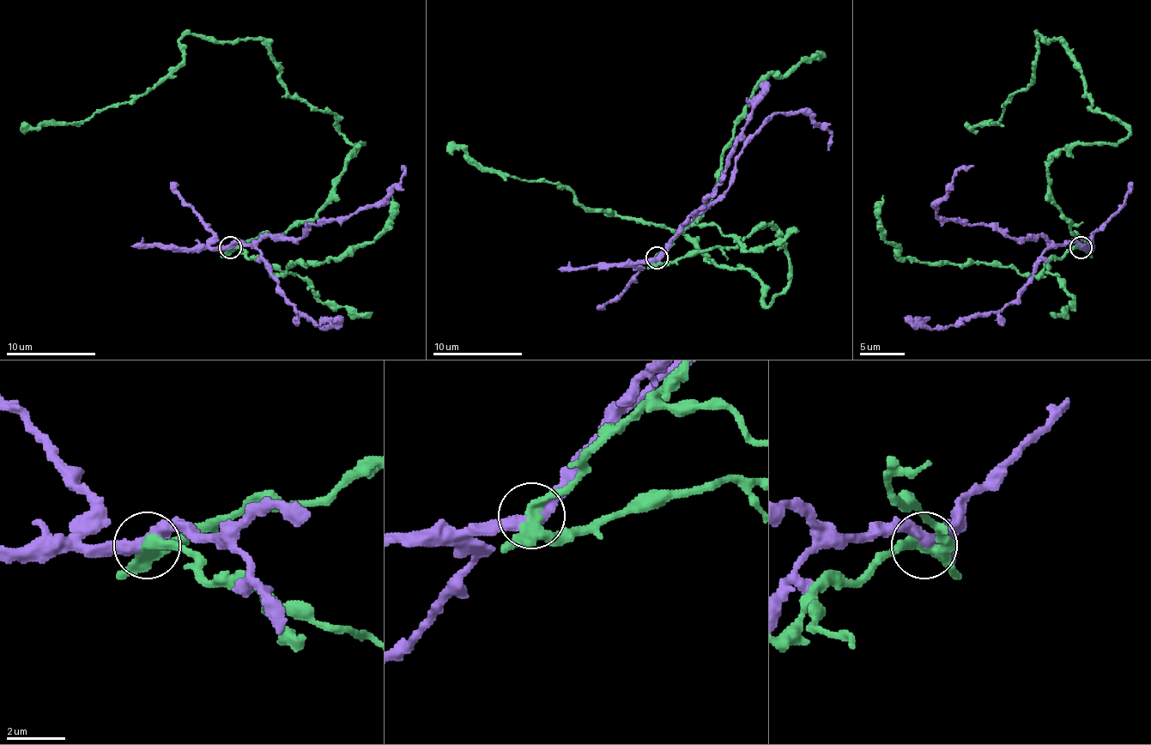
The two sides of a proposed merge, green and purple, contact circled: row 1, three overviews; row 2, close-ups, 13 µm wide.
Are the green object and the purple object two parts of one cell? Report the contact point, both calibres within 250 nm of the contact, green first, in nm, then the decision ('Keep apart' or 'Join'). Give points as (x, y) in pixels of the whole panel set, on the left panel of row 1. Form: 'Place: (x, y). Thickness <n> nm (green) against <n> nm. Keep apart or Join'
Place: (230, 247). Thickness 360 nm (green) against 440 nm. Keep apart

